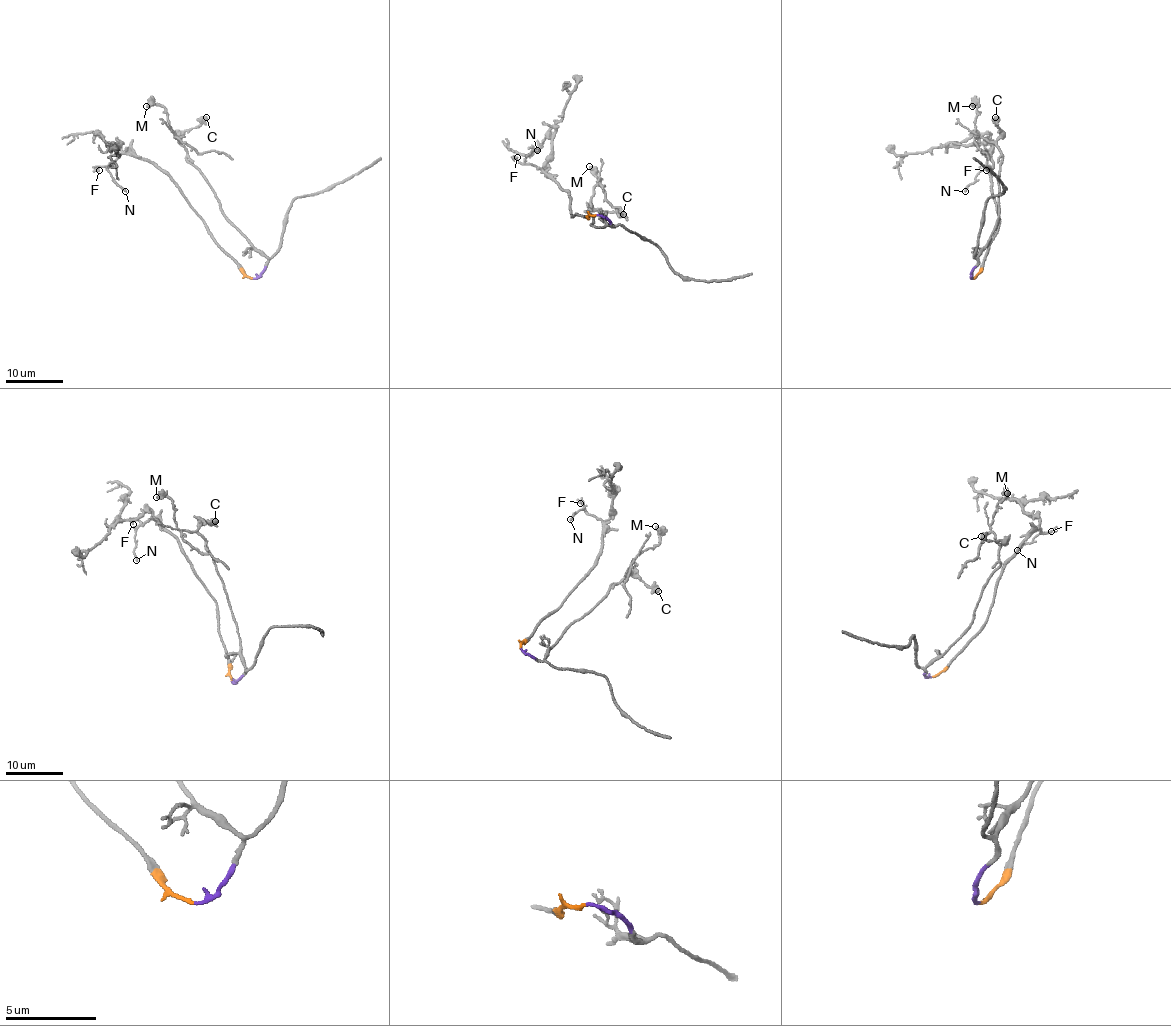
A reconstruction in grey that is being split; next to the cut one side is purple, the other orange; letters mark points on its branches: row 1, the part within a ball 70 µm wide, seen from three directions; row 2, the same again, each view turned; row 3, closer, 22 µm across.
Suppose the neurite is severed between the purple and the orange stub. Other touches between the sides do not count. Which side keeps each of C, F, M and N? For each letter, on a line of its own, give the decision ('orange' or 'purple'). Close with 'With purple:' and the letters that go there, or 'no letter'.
C: purple
F: orange
M: purple
N: orange
With purple: C, M

